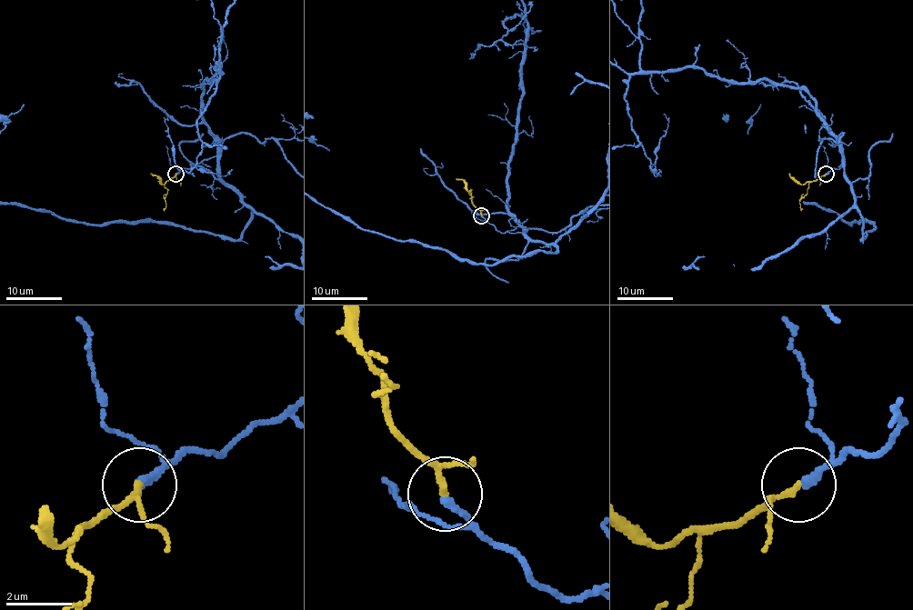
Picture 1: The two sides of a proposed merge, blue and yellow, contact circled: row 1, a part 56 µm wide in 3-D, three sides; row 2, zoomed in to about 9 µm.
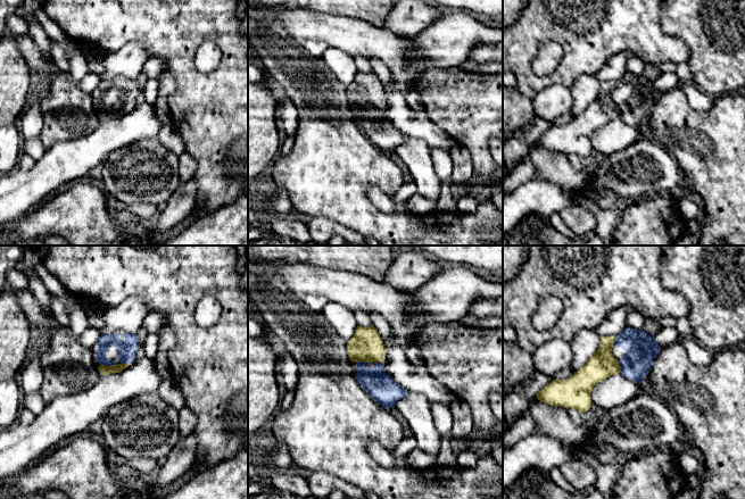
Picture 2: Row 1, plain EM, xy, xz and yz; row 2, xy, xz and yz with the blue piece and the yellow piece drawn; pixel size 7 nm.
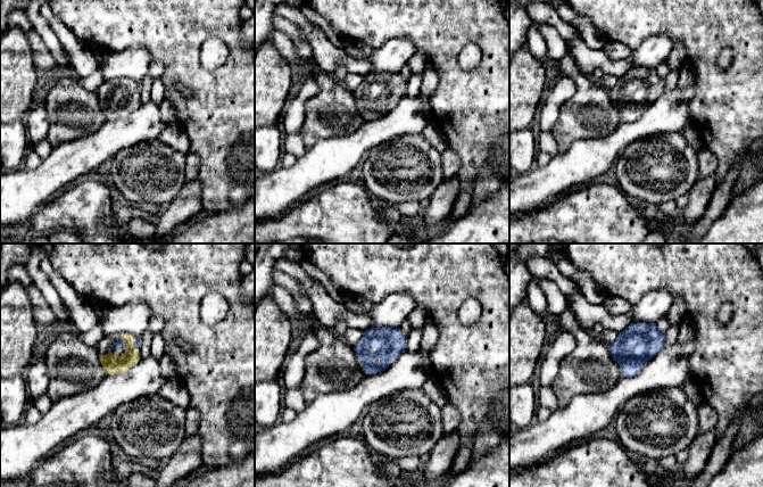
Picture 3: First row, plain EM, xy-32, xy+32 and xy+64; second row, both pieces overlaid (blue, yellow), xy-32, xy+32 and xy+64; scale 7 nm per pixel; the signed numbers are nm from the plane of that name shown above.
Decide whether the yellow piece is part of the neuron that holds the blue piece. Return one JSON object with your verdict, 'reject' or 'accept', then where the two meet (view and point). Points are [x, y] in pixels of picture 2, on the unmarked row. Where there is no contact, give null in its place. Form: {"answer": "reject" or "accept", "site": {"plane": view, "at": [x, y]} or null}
{"answer": "accept", "site": {"plane": "xz", "at": [370, 108]}}

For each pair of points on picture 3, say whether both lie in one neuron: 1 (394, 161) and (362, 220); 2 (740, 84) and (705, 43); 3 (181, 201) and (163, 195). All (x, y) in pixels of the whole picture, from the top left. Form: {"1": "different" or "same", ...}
{"1": "different", "2": "same", "3": "different"}

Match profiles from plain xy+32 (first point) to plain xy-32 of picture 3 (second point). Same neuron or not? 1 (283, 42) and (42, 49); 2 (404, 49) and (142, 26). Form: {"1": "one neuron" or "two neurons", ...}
{"1": "one neuron", "2": "two neurons"}

